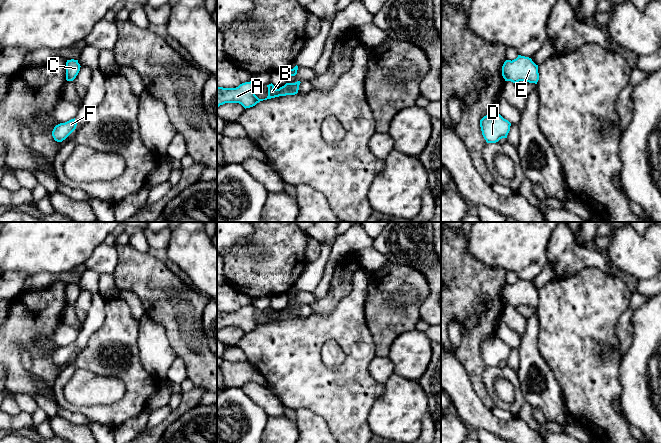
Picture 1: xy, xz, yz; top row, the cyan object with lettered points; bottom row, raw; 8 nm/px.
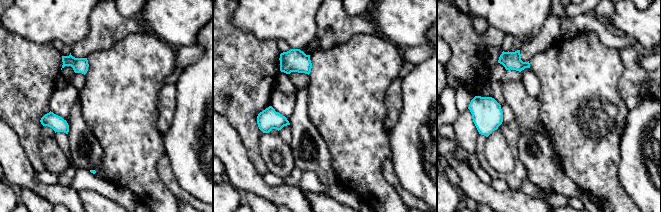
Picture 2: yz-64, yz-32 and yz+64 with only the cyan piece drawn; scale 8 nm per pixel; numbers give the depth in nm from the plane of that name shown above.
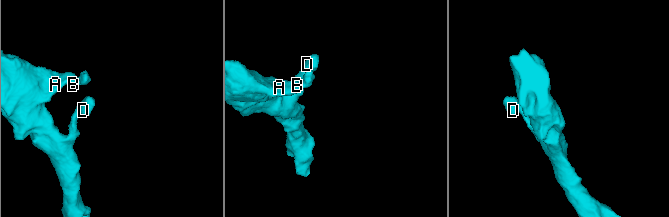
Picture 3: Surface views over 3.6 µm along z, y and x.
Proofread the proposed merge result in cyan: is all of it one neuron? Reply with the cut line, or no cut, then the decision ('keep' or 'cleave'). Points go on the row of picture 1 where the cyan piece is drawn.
cut none; keep

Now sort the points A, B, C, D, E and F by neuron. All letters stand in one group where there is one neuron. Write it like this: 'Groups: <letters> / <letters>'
Groups: A B C D E F

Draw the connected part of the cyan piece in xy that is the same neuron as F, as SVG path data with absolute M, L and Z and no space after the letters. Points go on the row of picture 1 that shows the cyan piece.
M75 118L65 123L56 125L52 131L54 140L57 142L62 142L76 129L76 126L77 123L75 121Z

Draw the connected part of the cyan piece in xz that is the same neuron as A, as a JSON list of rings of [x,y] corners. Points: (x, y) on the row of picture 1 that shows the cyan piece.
[[[252,81],[242,83],[236,88],[217,87],[217,107],[225,103],[239,103],[246,109],[255,106],[257,103],[263,100],[267,100],[279,96],[295,95],[298,93],[300,83],[301,83],[300,81],[297,81],[295,83],[286,83],[284,86],[280,87],[279,89],[275,89],[274,85],[271,83],[267,85],[268,96],[265,99],[259,99],[255,95],[255,89],[257,85]]]

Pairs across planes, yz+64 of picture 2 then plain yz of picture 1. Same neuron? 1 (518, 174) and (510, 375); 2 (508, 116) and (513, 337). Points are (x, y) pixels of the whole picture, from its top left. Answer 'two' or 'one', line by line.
1: one
2: two

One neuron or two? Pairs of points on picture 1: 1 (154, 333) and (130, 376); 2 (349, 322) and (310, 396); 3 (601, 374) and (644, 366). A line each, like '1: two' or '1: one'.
1: two
2: one
3: two

